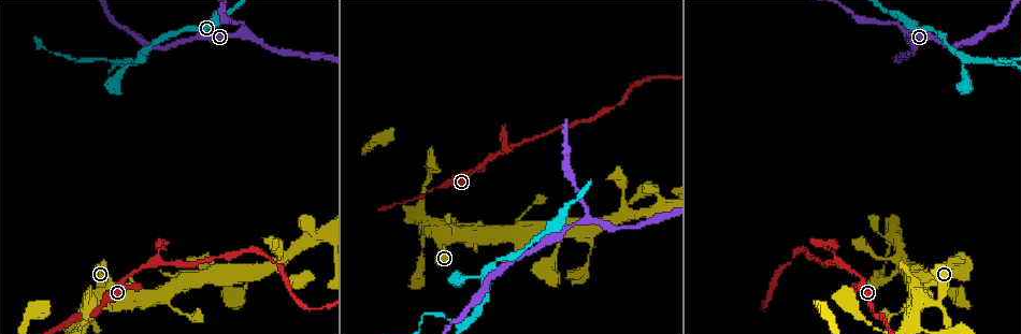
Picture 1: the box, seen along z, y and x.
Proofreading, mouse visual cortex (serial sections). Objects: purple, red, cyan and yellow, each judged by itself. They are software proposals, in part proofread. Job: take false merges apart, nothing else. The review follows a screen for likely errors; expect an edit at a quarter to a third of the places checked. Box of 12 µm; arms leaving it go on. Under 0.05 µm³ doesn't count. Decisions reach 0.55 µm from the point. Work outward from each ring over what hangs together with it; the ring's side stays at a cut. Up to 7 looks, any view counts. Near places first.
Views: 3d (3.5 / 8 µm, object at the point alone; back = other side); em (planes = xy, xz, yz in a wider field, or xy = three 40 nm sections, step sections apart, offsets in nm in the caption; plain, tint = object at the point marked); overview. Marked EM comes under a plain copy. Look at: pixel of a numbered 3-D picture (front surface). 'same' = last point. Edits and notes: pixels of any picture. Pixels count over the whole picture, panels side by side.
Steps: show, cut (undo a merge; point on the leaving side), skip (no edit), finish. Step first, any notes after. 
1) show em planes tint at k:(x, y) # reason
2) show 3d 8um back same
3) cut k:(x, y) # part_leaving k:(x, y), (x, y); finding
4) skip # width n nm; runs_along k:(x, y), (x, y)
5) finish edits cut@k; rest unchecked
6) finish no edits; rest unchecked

show 3d 3.5um back at 1:(900, 312)

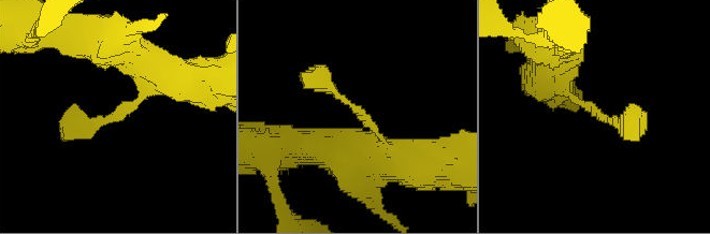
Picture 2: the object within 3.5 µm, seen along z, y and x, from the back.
skip # runs_along 2:(405, 162), (359, 112), (313, 76); continuous, no second cell

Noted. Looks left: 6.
show 3d 3.5um at 1:(159, 263) # three-way junction

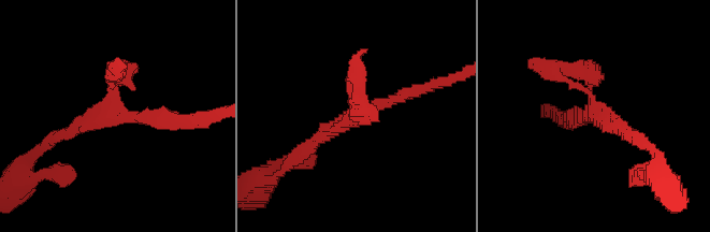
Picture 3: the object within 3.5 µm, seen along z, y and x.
show em xy step 1 tint at 3:(599, 114) # arms 3; arm_widths 200, 200, 200 nm

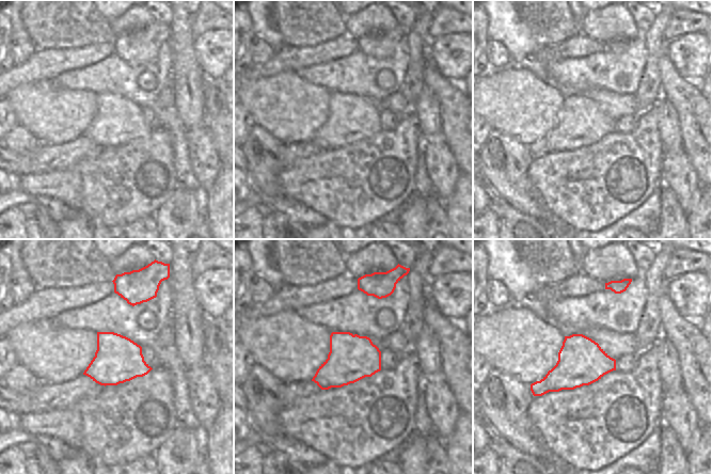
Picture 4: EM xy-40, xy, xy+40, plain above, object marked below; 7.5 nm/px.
cut 3:(584, 64) # width 340 nm; part_leaving 3:(592, 99), (578, 69), (529, 66); two cells meet here

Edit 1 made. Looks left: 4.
show 3d 3.5um at 1:(79, 59) # a narrow waist

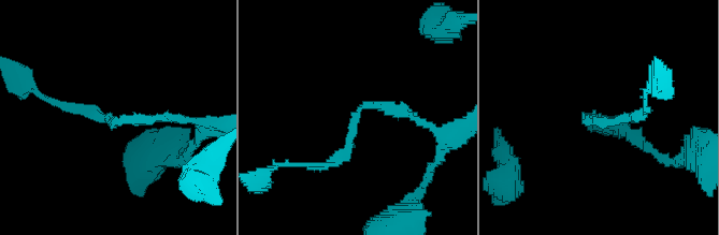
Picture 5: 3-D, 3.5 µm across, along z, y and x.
show em xy step 3 tint at 5:(119, 122) # now the EM

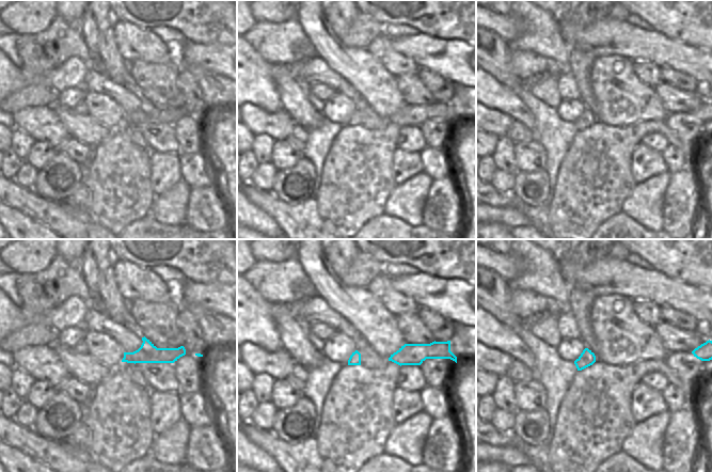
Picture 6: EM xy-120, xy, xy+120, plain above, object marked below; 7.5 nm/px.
skip # width 90 nm; runs_along 5:(427, 125), (364, 105), (347, 152), (325, 165); continuous, no second cell

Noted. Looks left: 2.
finish edits cut@3; rest unchecked

